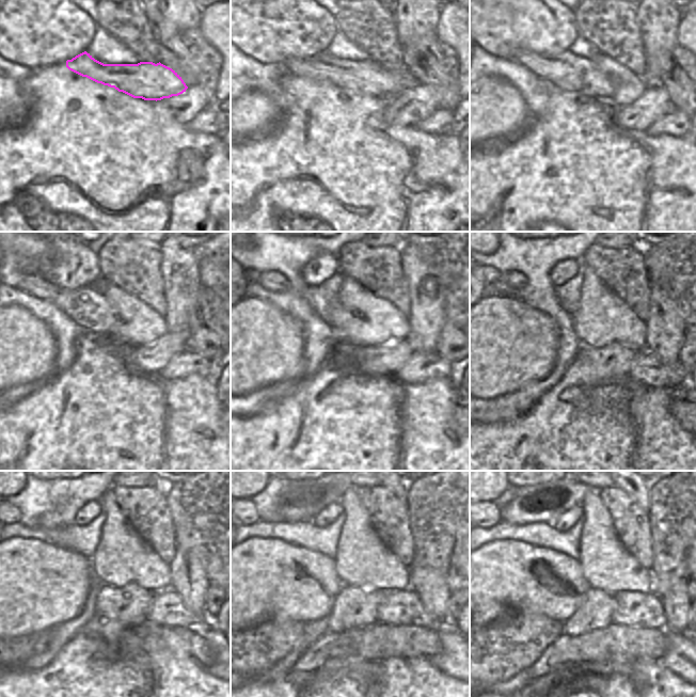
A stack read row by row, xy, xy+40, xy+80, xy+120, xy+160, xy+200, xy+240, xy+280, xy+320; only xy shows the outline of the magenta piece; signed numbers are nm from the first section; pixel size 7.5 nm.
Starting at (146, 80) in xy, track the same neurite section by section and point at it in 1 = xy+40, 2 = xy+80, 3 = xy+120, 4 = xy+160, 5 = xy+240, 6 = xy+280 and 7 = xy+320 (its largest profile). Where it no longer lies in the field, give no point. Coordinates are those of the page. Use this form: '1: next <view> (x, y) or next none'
1: next xy+40 (372, 78)
2: next xy+80 (567, 70)
3: next xy+120 (86, 306)
4: next xy+160 (327, 304)
5: next xy+240 (13, 515)
6: next xy+280 (252, 516)
7: next xy+320 (491, 512)

